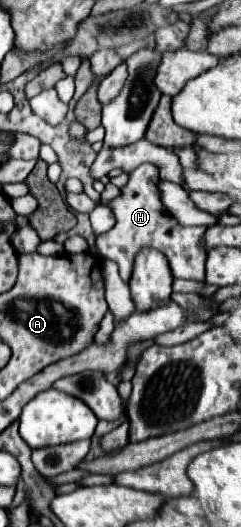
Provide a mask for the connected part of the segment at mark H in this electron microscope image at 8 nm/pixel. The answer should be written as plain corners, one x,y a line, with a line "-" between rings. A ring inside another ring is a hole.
143,163
129,173
129,183
121,189
121,195
107,203
115,213
115,227
103,235
97,235
95,247
103,259
111,259
119,265
119,275
127,283
131,279
133,261
143,247
161,251
171,267
173,277
203,281
205,249
203,249
203,227
181,227
173,215
169,215
159,195
159,169
153,163

